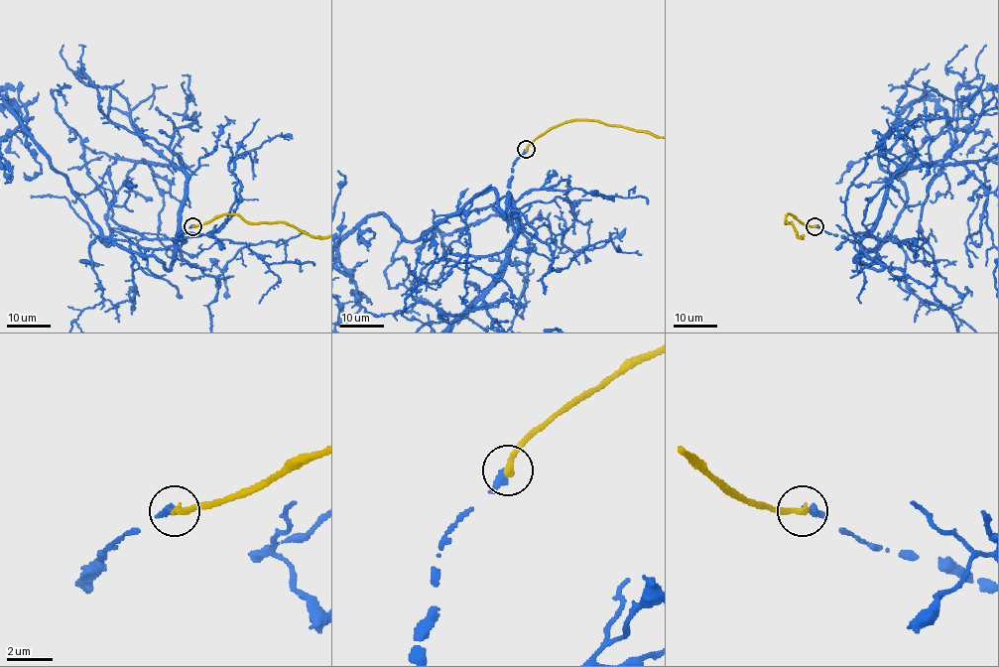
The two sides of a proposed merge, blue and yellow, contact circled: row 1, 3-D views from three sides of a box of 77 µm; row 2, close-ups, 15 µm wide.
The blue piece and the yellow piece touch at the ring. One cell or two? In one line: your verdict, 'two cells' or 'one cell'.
two cells

